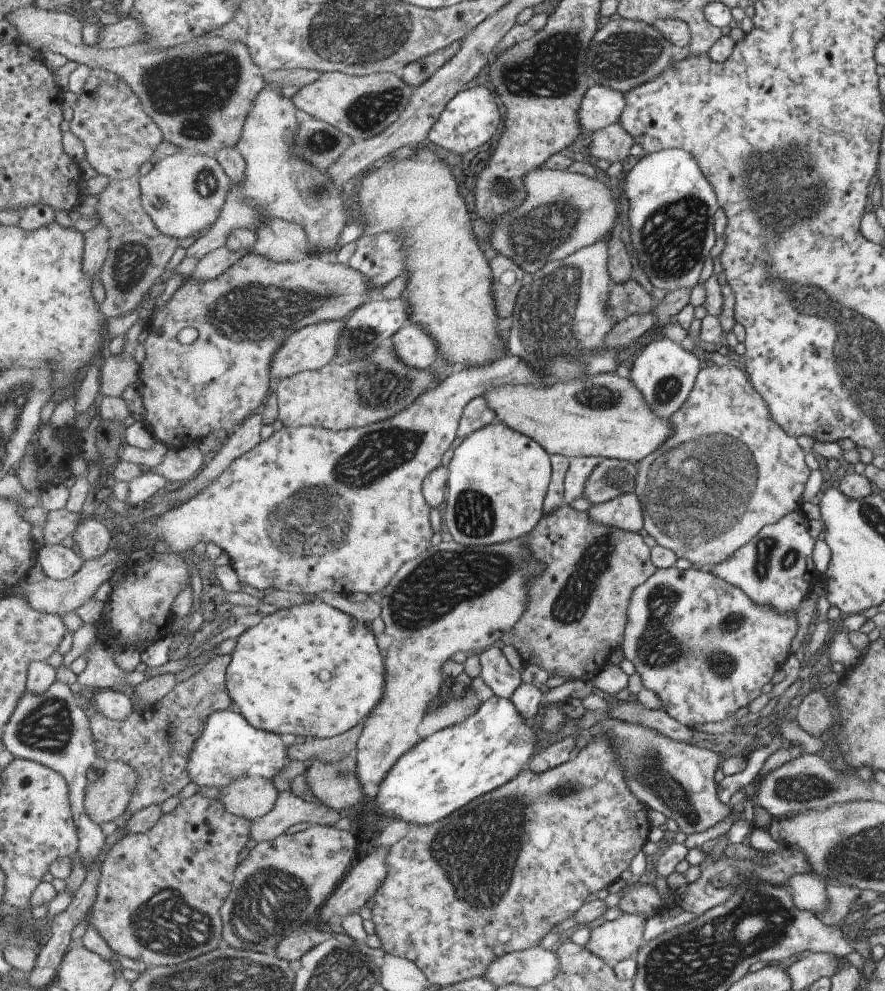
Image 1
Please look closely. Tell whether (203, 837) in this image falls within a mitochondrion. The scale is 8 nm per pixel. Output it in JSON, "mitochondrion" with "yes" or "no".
{"mitochondrion":"no"}

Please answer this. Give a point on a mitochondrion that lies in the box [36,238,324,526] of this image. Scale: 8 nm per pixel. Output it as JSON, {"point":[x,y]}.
{"point":[130,268]}

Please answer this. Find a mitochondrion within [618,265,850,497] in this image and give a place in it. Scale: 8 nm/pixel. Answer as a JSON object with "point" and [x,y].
{"point":[668,389]}

